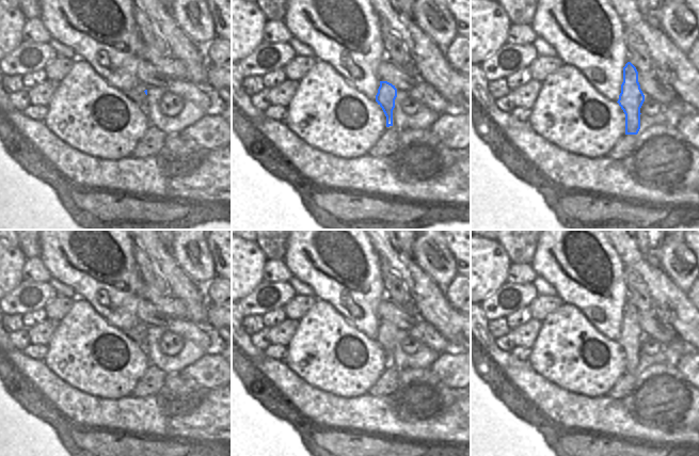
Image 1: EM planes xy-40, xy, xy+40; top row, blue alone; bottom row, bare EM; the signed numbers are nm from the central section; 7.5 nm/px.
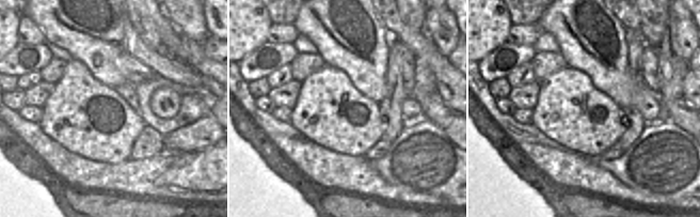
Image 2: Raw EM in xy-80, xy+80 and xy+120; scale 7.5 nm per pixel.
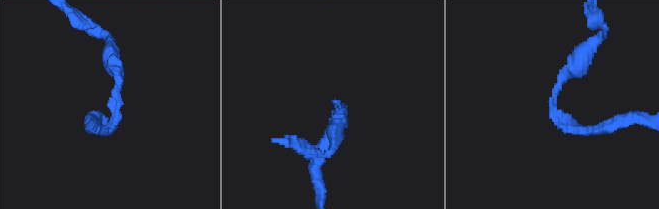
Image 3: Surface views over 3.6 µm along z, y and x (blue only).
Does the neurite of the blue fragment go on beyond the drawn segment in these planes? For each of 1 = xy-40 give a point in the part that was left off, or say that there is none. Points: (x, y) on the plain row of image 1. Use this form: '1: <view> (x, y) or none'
1: none

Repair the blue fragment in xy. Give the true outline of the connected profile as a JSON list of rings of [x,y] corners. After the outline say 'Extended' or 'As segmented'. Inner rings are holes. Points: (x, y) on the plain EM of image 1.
[[[380,320],[380,326],[376,334],[376,341],[382,347],[386,356],[386,366],[393,365],[393,349],[395,347],[395,339],[397,336],[397,328],[387,320]]]. As segmented.

